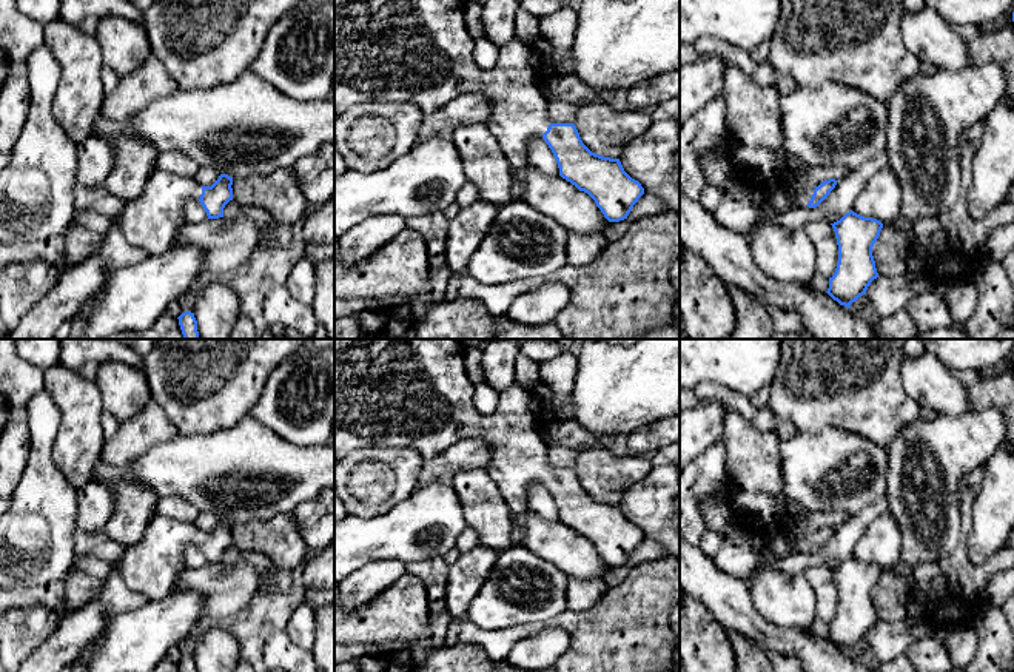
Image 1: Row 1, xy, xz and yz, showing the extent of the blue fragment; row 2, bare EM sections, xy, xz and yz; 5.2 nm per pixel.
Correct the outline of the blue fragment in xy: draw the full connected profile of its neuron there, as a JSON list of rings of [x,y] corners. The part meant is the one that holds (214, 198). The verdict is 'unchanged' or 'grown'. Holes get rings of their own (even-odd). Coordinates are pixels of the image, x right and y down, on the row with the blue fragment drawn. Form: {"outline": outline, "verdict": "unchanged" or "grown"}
{"outline": [[[154,168],[143,194],[128,202],[117,217],[105,216],[96,211],[80,211],[76,228],[105,237],[112,225],[117,225],[125,239],[137,247],[145,248],[151,256],[162,254],[173,247],[183,220],[183,207],[188,199],[197,199],[208,219],[223,217],[225,205],[233,200],[233,177],[220,174],[211,186],[200,186],[196,179],[177,176]]], "verdict": "grown"}

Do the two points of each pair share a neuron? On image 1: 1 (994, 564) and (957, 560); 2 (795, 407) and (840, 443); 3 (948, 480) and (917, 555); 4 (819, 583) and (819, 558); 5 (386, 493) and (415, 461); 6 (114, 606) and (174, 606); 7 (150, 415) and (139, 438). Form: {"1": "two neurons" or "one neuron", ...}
{"1": "one neuron", "2": "two neurons", "3": "one neuron", "4": "two neurons", "5": "one neuron", "6": "two neurons", "7": "one neuron"}

